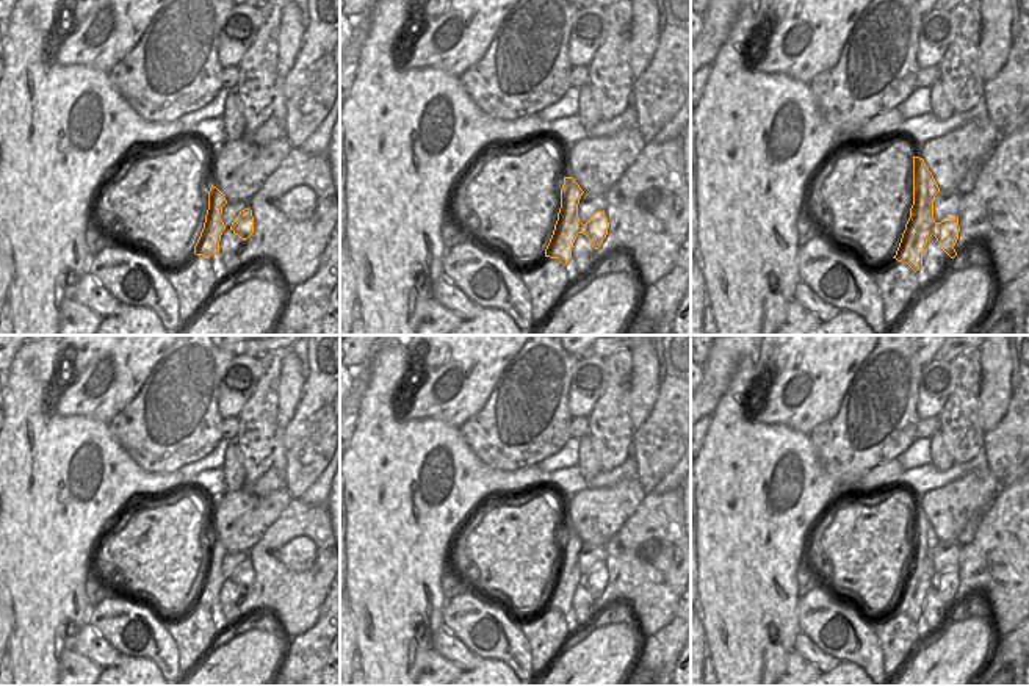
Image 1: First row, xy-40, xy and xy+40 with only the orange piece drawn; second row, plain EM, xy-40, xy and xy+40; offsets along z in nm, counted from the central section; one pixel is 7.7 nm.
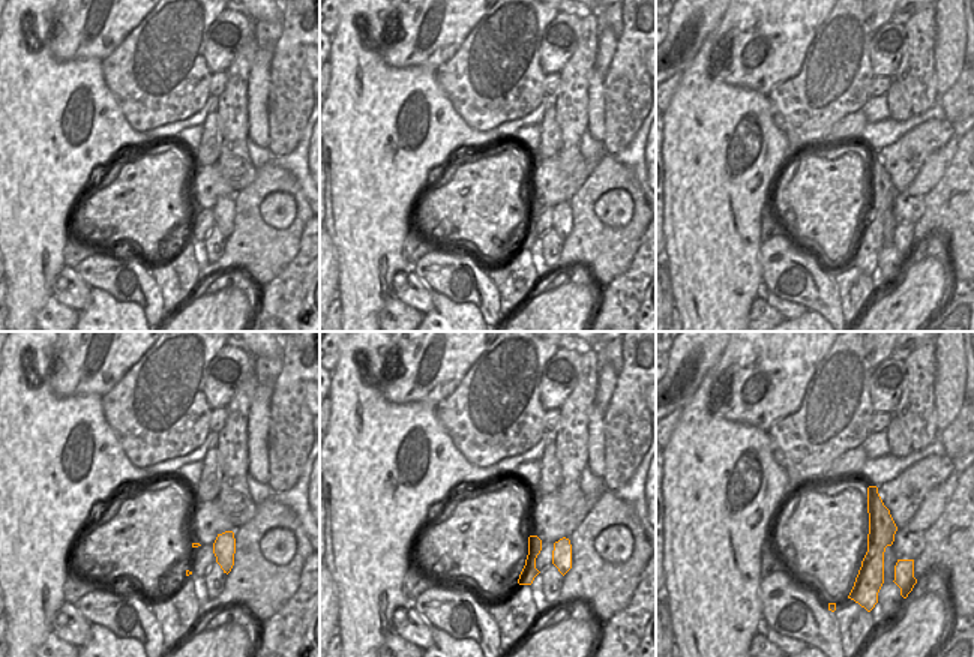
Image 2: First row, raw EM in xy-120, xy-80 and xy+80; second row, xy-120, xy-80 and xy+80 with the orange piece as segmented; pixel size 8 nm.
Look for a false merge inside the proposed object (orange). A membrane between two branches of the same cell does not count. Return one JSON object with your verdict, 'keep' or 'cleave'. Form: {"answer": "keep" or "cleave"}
{"answer": "cleave"}

